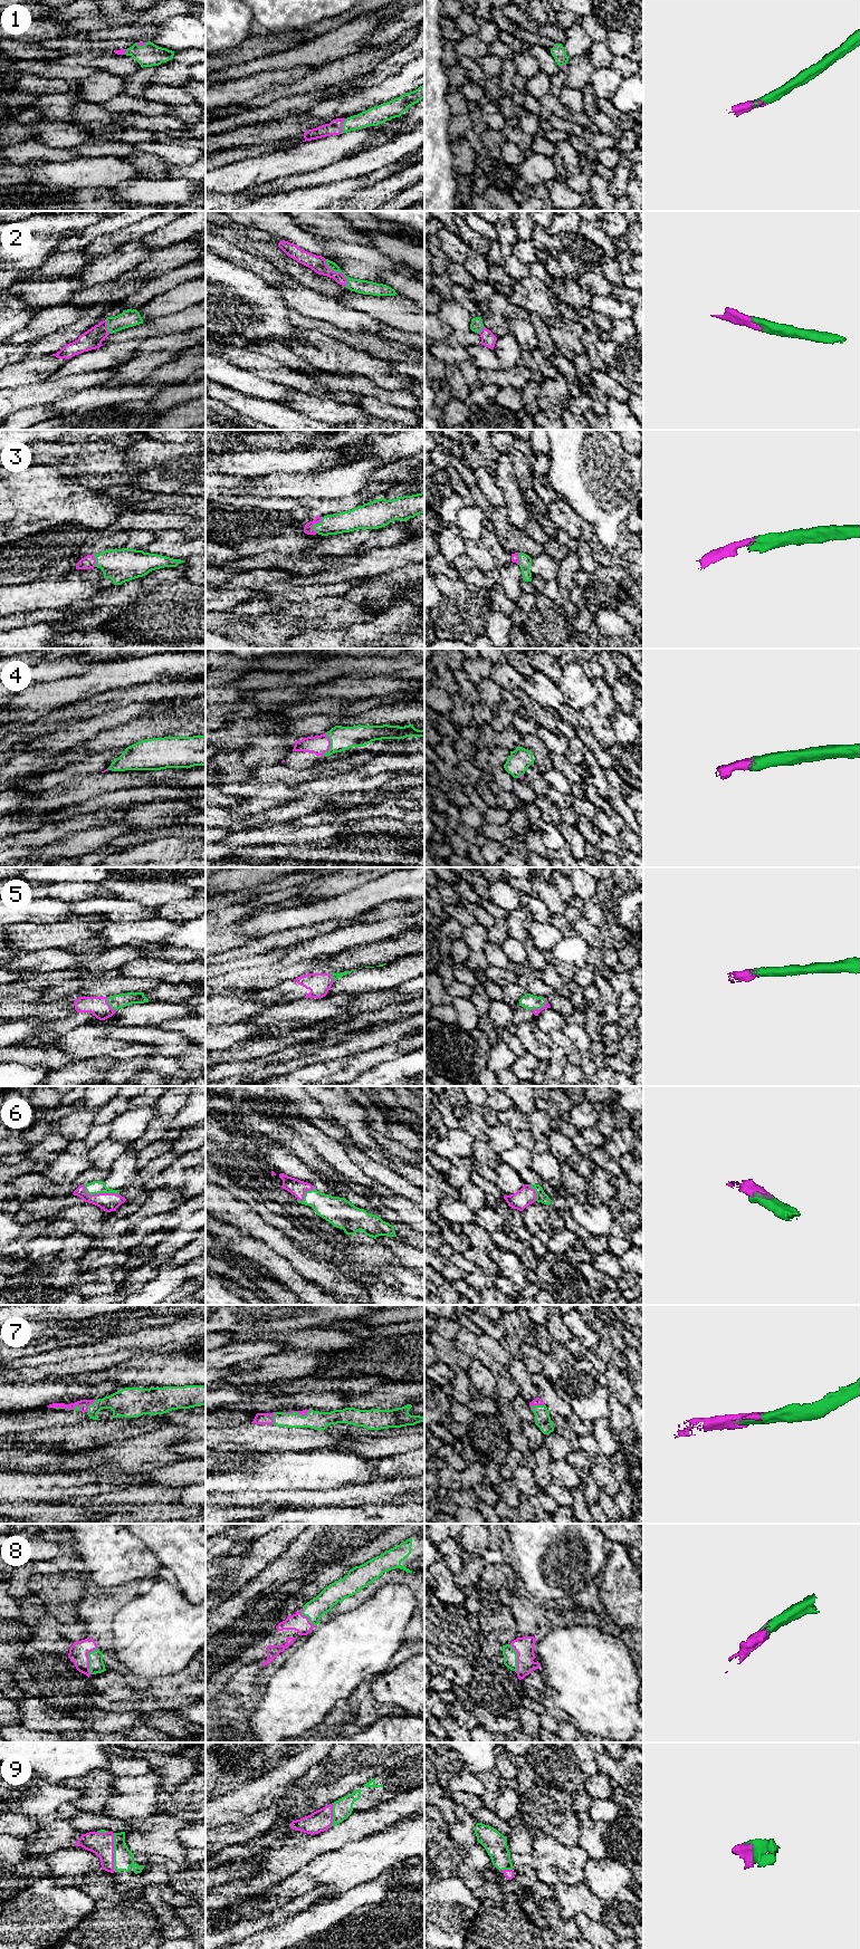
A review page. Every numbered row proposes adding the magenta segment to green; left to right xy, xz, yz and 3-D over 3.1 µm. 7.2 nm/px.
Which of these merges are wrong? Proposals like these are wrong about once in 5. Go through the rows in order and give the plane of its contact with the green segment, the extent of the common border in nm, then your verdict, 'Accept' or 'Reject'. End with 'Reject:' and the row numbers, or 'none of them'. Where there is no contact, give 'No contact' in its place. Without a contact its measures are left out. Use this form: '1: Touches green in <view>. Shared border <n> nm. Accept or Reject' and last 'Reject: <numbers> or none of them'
1: Touches green in xz. Shared border 120 nm. Accept
2: Touches green in xz. Shared border 240 nm. Accept
3: Touches green in xz. Shared border 130 nm. Accept
4: Touches green in xz. Shared border 170 nm. Accept
5: Touches green in yz. Shared border 140 nm. Accept
6: Touches green in xy. Shared border 280 nm. Accept
7: Touches green in yz. Shared border 110 nm. Accept
8: Touches green in xy. Shared border 200 nm. Accept
9: Touches green in xy. Shared border 280 nm. Accept
Reject: none of them

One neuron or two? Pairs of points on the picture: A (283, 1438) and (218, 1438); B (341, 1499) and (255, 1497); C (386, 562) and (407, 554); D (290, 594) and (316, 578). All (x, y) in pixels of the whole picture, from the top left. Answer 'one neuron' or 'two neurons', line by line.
A: one neuron
B: one neuron
C: one neuron
D: two neurons

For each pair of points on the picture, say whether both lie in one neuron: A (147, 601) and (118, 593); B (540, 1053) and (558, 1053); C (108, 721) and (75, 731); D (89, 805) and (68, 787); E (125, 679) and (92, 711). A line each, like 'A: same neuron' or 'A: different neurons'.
A: same neuron
B: different neurons
C: same neuron
D: different neurons
E: different neurons

